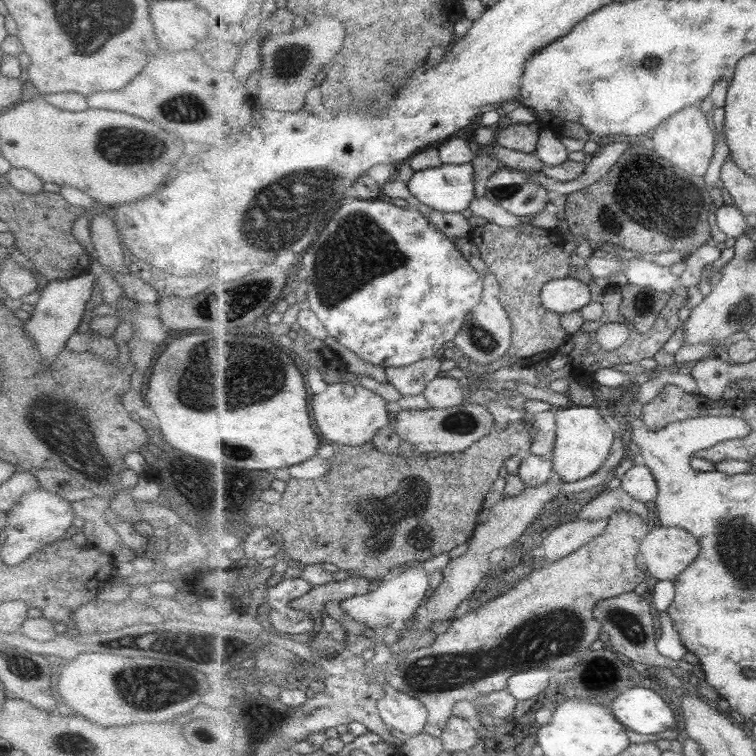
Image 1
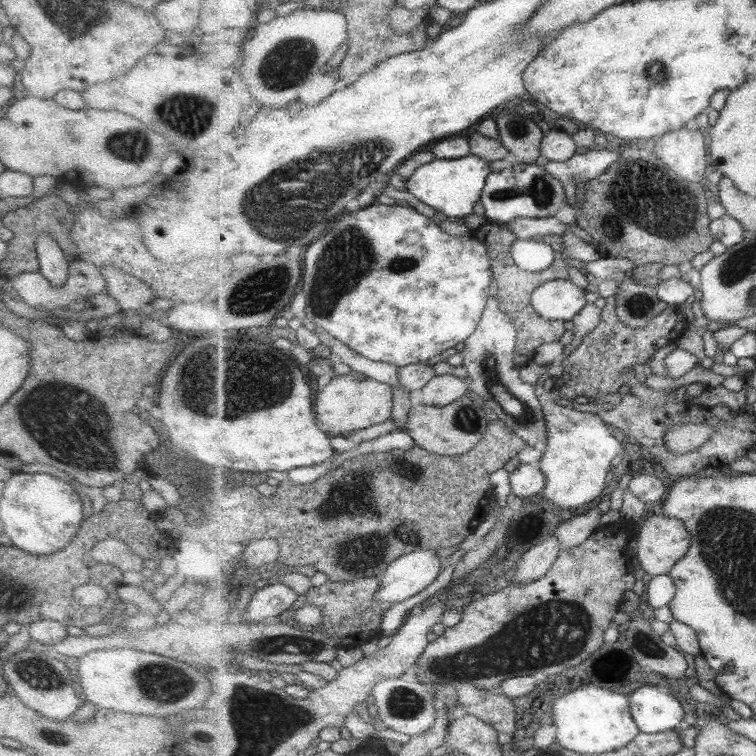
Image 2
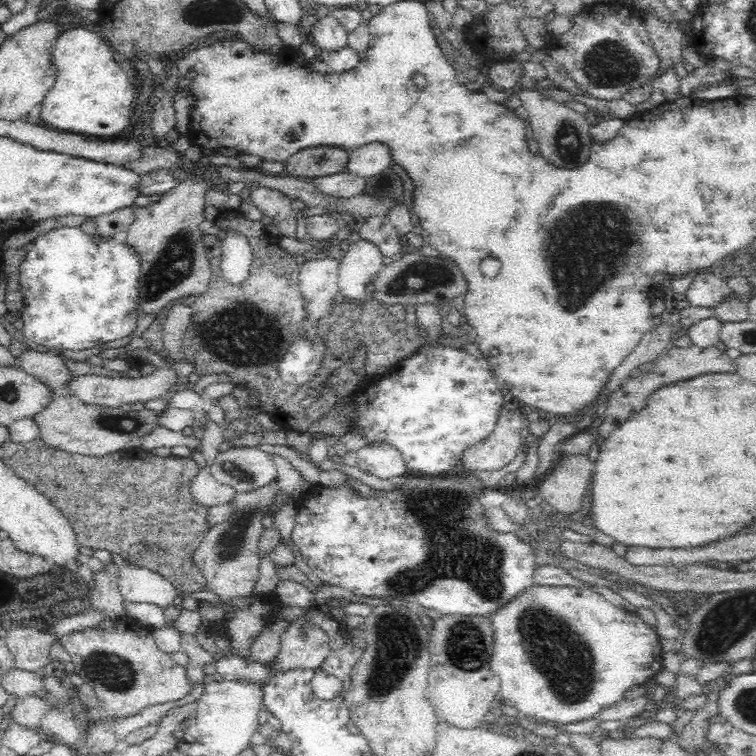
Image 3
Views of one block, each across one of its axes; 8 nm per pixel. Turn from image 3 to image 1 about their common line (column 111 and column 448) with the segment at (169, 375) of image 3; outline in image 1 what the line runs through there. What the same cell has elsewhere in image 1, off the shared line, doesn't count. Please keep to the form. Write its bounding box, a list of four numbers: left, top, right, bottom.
[423,377,467,409]

